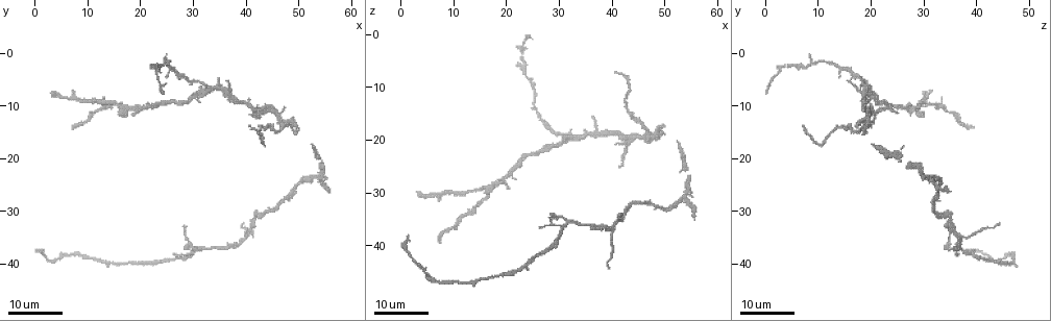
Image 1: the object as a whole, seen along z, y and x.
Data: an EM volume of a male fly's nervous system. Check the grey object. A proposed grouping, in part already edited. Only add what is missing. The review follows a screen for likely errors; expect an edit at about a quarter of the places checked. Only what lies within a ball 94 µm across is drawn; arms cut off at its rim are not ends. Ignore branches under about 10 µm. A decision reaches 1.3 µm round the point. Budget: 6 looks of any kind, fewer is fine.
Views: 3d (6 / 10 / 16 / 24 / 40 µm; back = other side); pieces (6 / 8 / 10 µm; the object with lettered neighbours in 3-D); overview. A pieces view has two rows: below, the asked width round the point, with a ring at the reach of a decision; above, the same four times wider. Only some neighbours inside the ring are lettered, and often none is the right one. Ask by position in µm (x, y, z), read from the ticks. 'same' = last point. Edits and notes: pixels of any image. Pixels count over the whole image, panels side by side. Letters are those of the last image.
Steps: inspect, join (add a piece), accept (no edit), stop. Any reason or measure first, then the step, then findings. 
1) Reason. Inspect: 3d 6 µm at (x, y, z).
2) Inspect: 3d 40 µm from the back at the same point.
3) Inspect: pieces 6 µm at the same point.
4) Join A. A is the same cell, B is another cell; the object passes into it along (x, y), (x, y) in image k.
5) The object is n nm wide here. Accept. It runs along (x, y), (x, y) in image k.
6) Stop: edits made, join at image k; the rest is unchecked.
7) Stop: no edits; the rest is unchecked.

Branch stops here. Inspect: 3d 16 µm at (3.0, 7.5, 30.0).

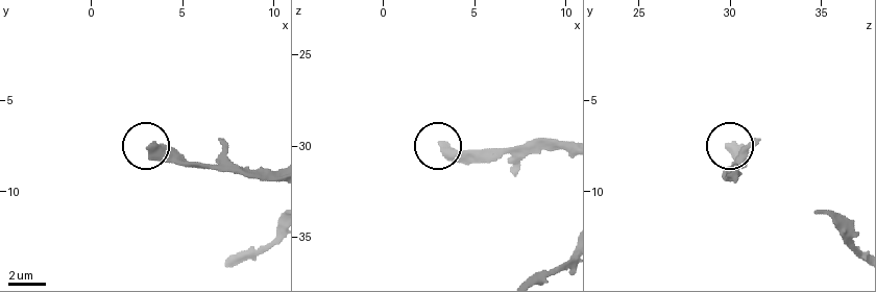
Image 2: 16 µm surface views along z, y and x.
Inspect: pieces 8 µm at (3.1, 7.6, 29.9).

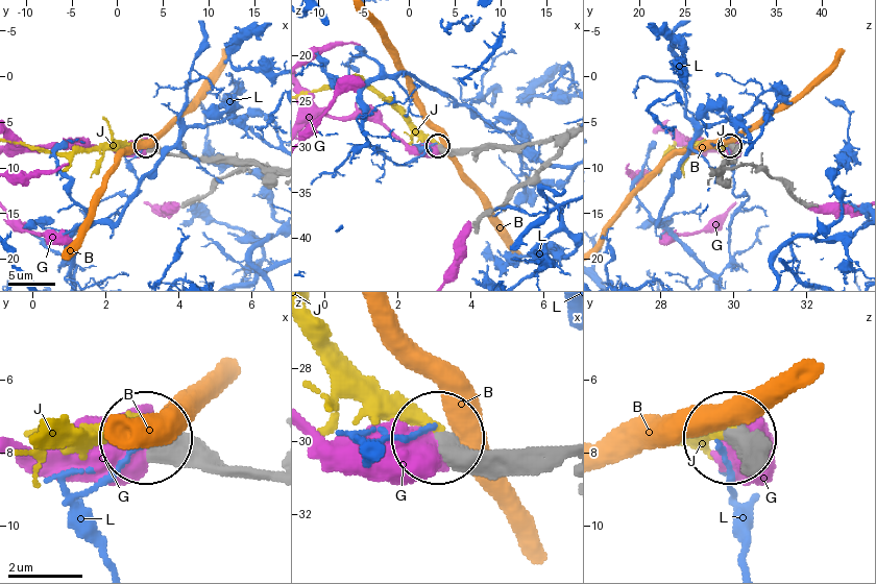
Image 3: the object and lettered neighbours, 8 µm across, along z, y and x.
The object is 440 nm wide here. Join J. J is the same cell, B, G and L are other cells; it goes on there.

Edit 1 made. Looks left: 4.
End of a long branch. Inspect: 3d 24 µm at (7.5, 14.0, 39.0).

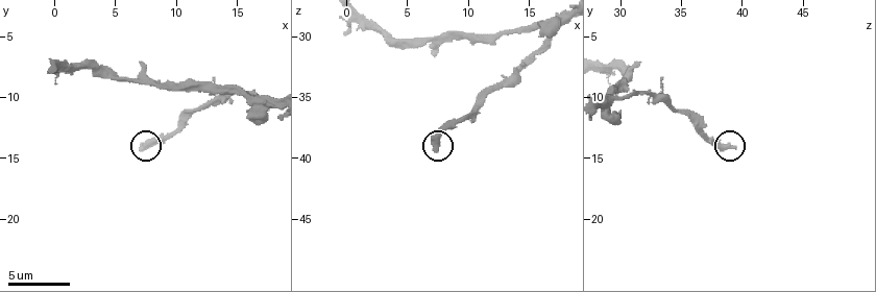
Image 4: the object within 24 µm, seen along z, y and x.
Inspect: pieces 6 µm at (7.4, 14.2, 39.2).

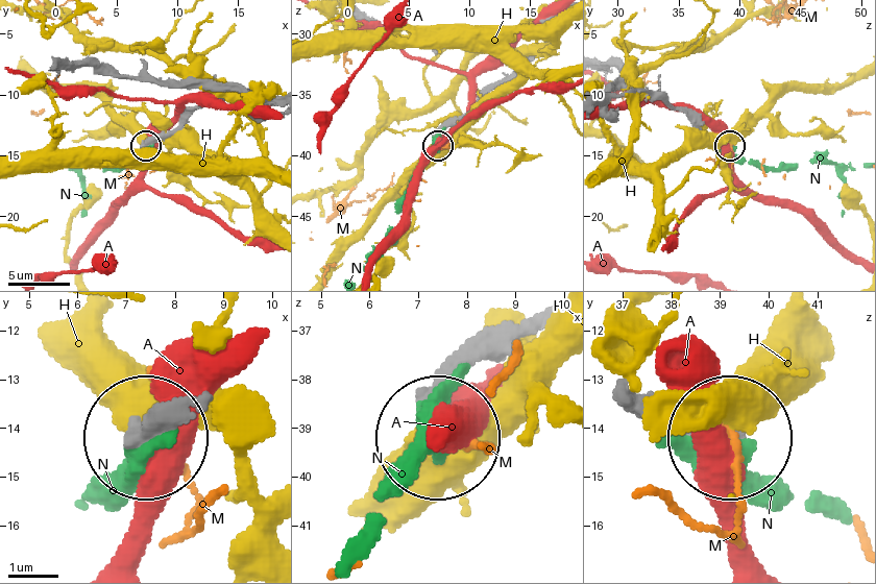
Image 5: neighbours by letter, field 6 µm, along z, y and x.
The object is 320 nm wide here. Accept. A, H, M and N are other cells; none of them fits.

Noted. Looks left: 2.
An open end. Inspect: 3d 24 µm at (41.5, 11.0, 25.0).

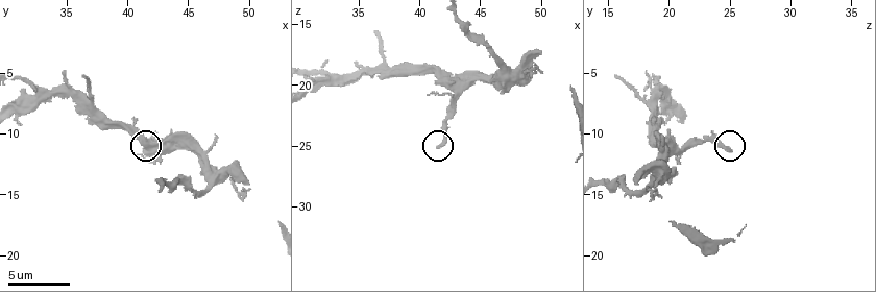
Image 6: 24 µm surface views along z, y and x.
Inspect: pieces 8 µm at (41.4, 11.4, 25.0).

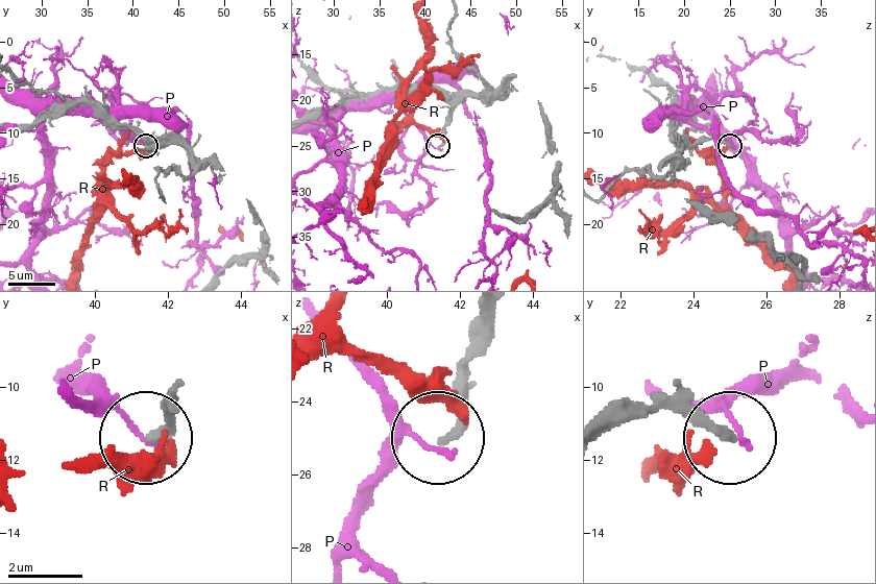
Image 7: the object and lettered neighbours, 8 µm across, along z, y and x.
Accept. P and R are other cells; no lettered piece goes on from it.

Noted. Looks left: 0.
Stop: edits made, join at image 3; the rest is unchecked.

